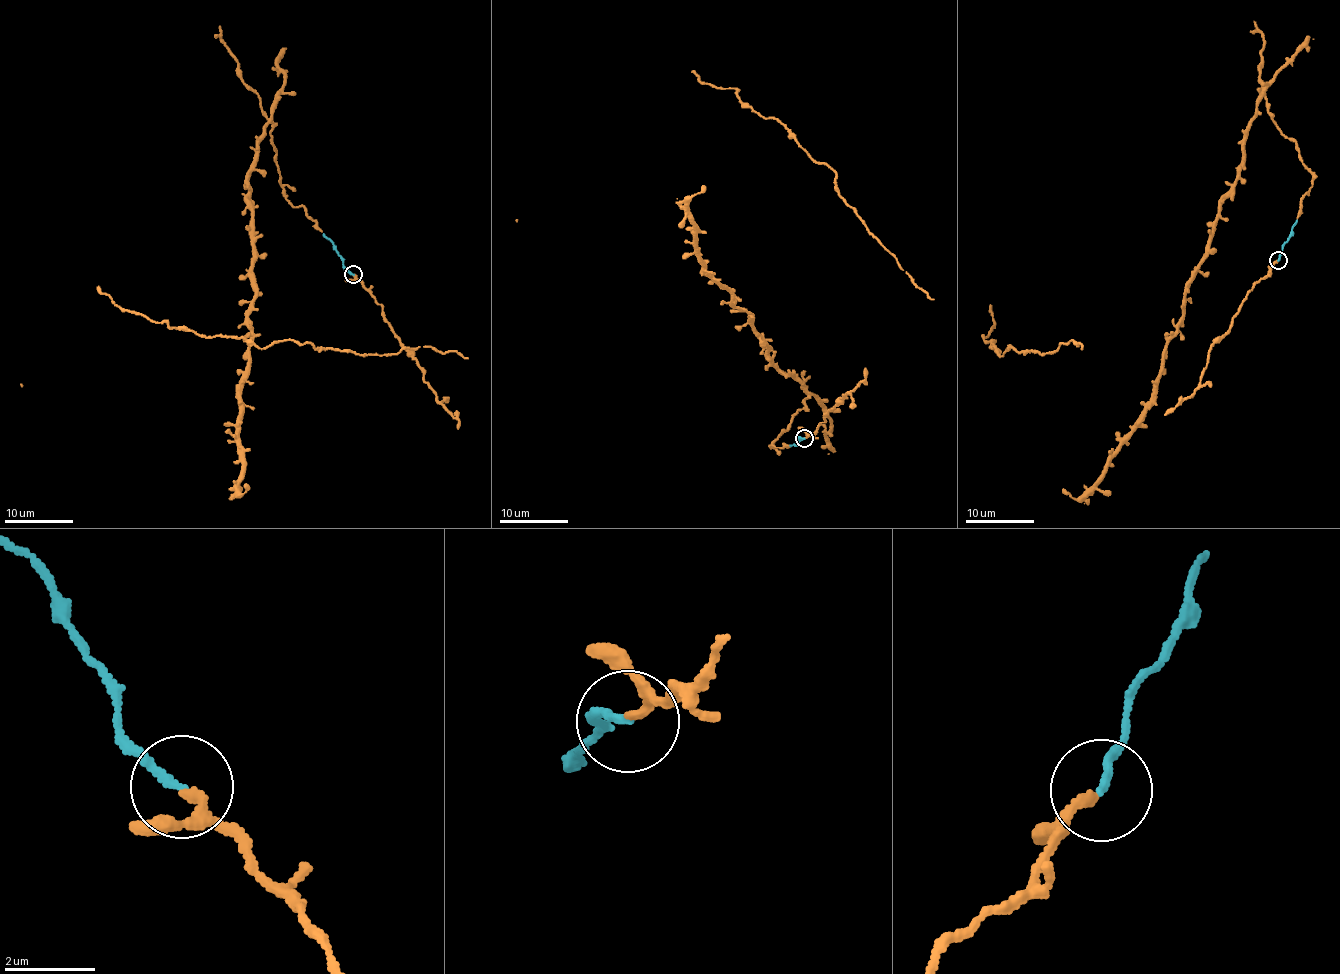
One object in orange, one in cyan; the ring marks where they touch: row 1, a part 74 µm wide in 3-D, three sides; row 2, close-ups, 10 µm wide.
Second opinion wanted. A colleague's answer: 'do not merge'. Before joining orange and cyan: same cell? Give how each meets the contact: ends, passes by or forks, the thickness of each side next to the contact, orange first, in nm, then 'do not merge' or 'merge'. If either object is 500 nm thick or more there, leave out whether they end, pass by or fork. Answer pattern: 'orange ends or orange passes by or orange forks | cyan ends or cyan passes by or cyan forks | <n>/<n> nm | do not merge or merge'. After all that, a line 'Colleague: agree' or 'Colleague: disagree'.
orange ends | cyan ends | 200/150 nm | merge
Colleague: disagree

